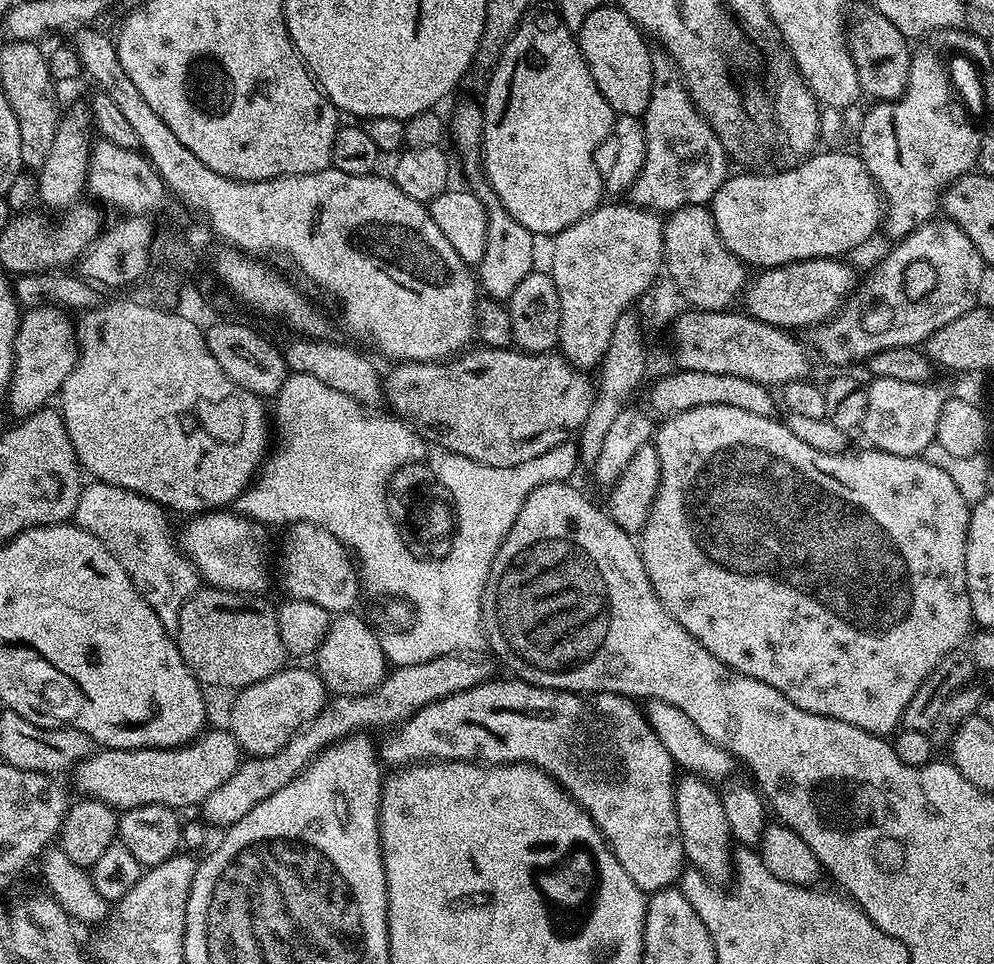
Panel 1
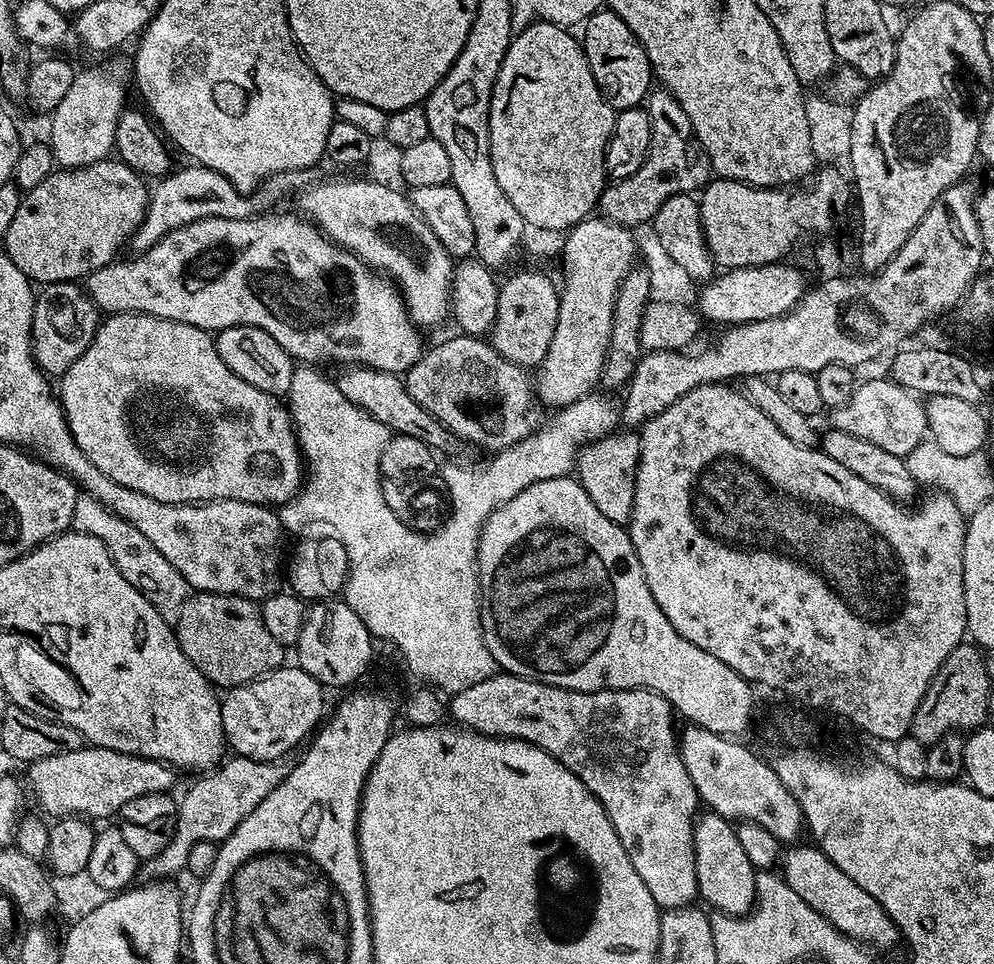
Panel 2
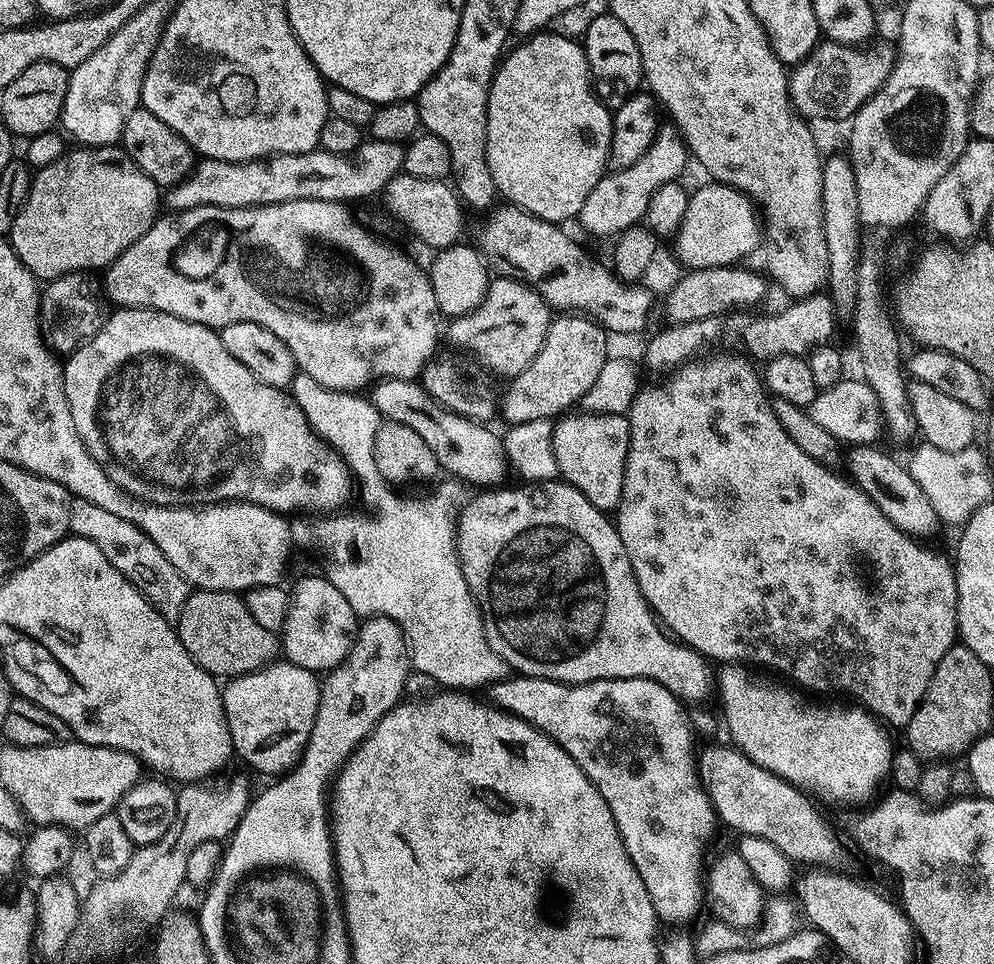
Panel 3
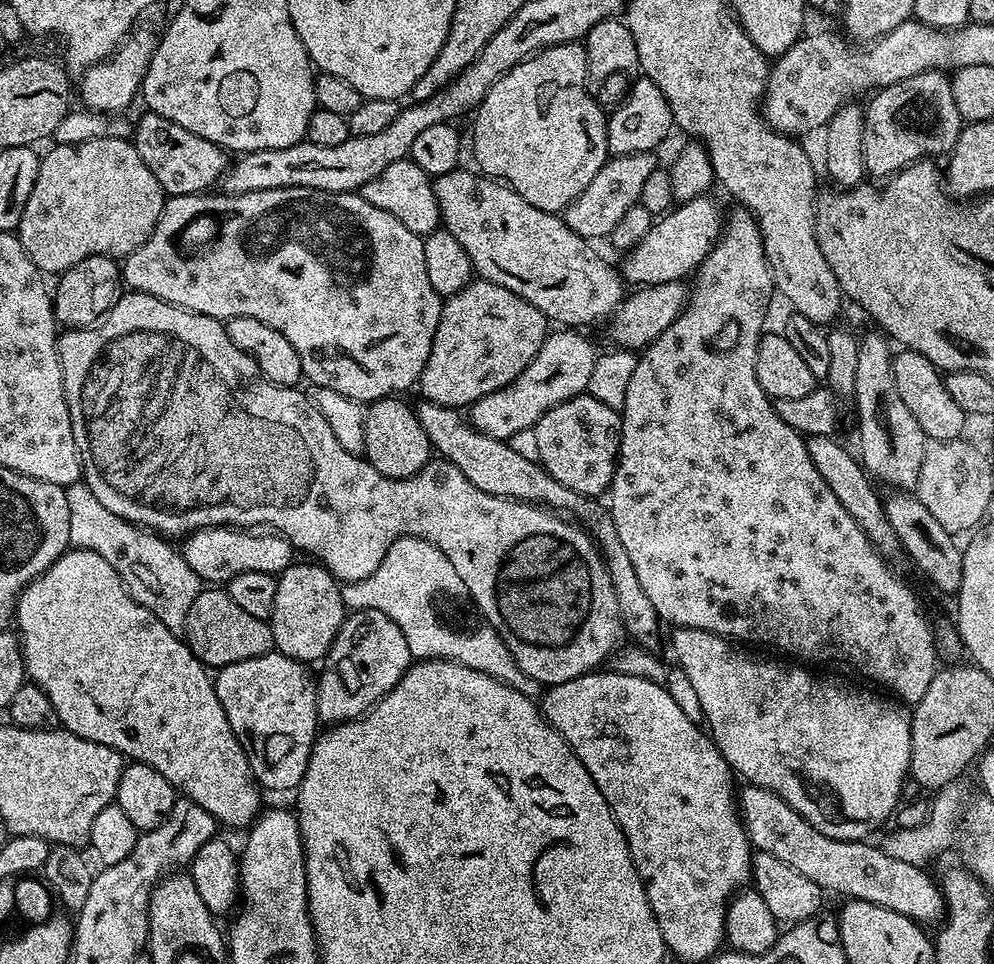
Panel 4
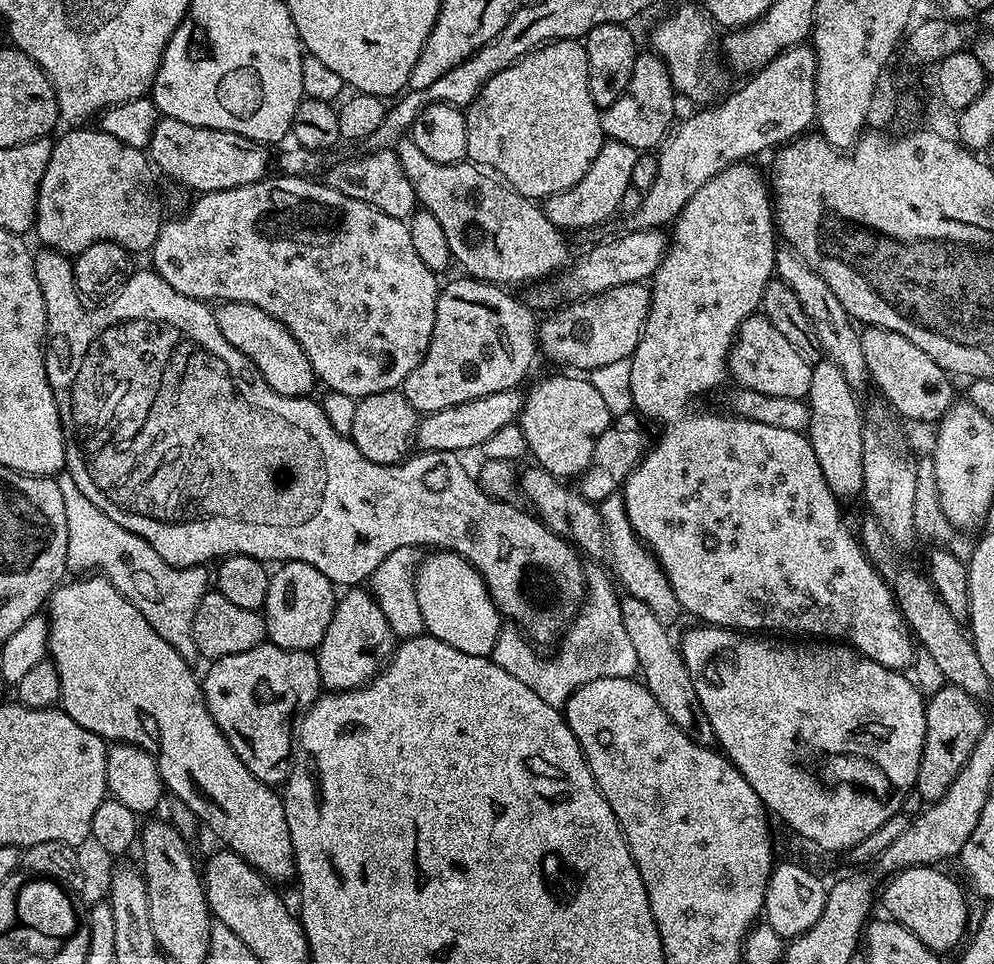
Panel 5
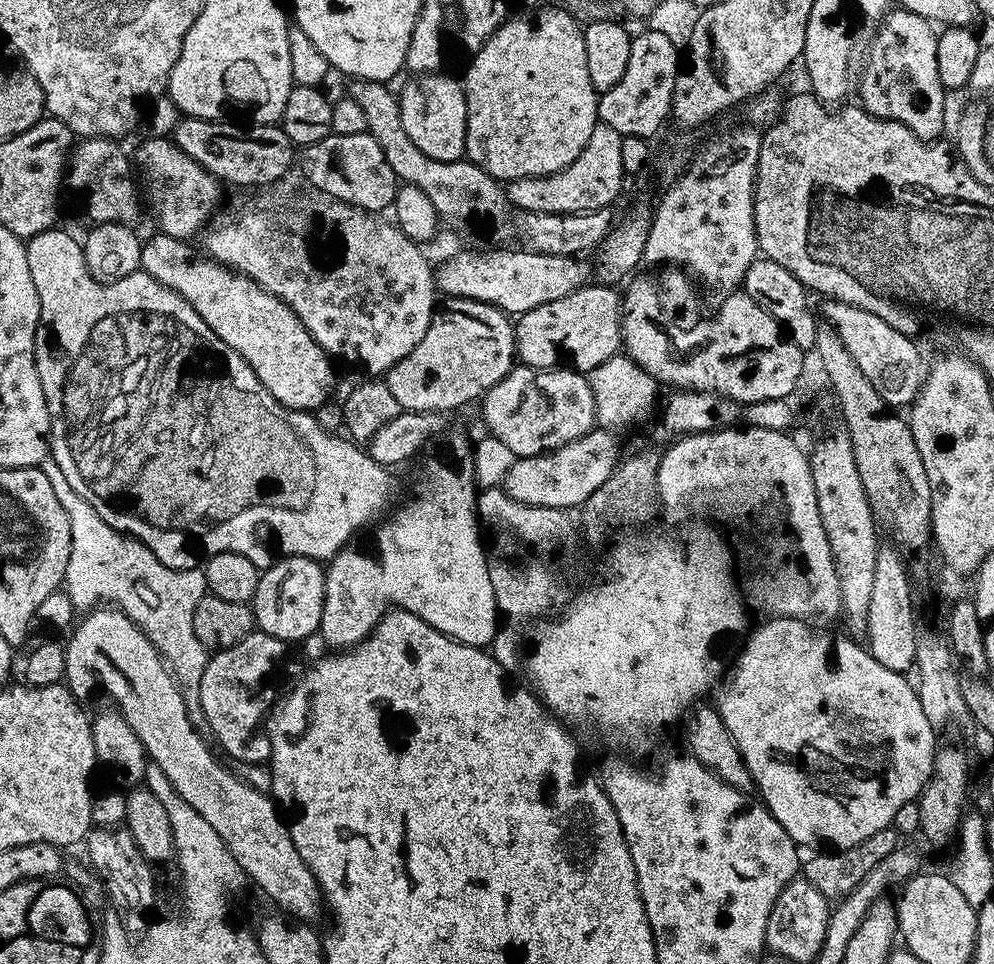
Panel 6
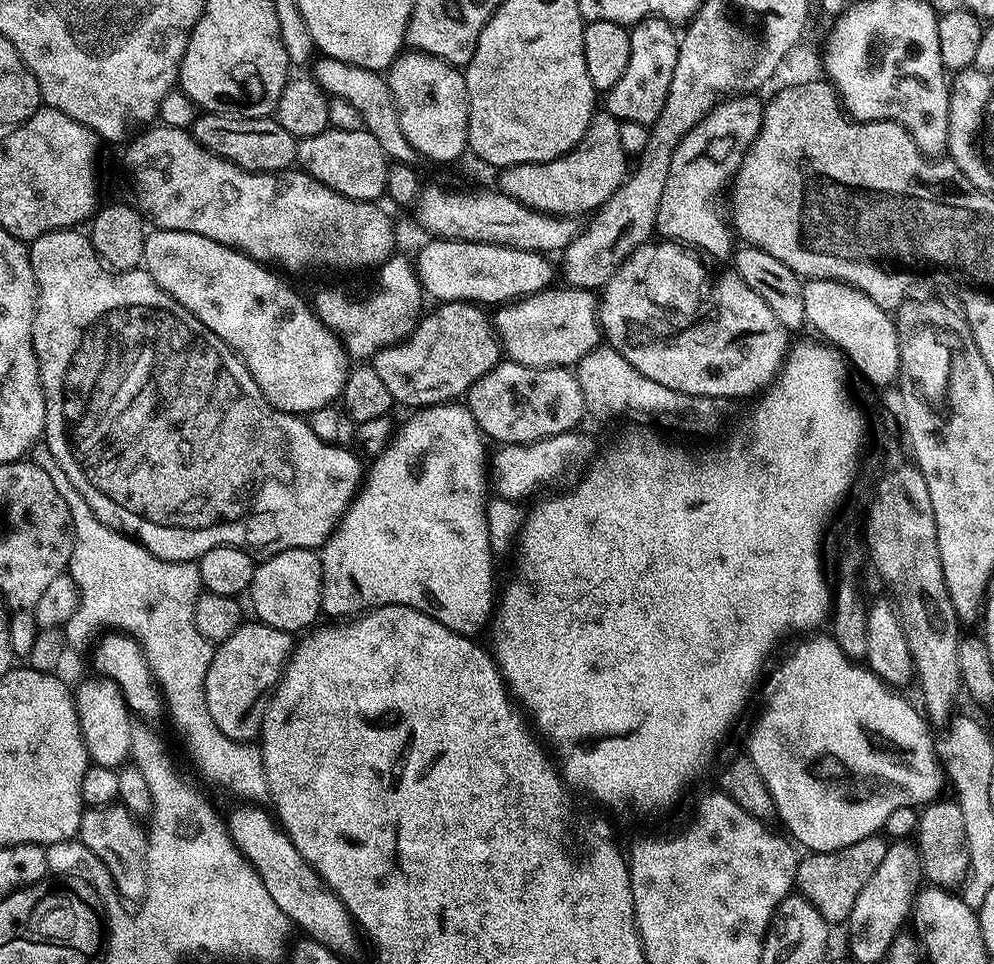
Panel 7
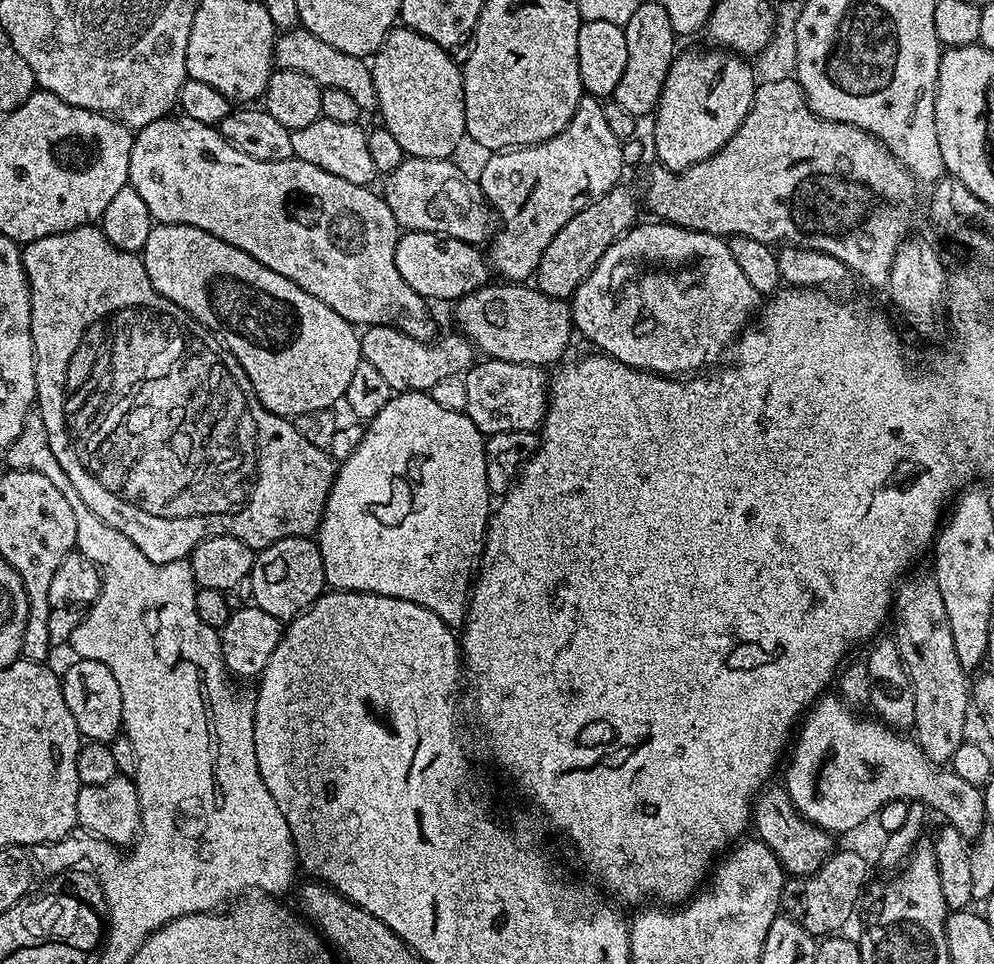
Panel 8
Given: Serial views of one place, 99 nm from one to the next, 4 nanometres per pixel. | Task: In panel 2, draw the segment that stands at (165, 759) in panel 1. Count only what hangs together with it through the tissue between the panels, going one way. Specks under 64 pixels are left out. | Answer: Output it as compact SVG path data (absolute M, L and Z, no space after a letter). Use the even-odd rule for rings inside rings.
M85 746L73 752L54 754L50 758L31 761L27 765L27 787L52 818L79 816L89 821L115 817L134 798L159 792L171 793L177 773L161 760L147 760L118 750Z

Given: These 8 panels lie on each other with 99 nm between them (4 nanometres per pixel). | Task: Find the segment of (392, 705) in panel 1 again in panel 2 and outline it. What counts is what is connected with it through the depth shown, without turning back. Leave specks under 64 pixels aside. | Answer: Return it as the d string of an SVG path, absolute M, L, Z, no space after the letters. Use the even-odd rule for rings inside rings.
M292 754L279 756L276 760L255 760L233 755L231 758L225 759L215 770L201 775L204 777L194 781L185 790L184 797L179 797L174 834L170 838L166 850L162 850L143 865L143 875L146 874L145 877L148 878L176 878L180 871L183 873L187 869L187 856L198 842L223 842L227 836L234 834L234 830L238 830L238 826L248 817L250 810L254 810L254 806L258 806L258 802L262 802L262 798L267 798L274 791L274 786L278 786L288 777L290 770L294 770L296 761L297 757Z

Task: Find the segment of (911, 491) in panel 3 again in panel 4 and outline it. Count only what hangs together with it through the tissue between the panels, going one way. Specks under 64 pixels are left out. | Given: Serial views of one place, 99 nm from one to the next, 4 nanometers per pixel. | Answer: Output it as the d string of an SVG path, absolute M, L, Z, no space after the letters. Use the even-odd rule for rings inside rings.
M896 490L892 497L884 500L886 518L890 518L890 526L894 526L894 534L898 534L900 547L905 557L912 559L912 564L940 592L959 593L962 586L962 562L964 553L957 537L950 535L922 506L920 499L908 490Z

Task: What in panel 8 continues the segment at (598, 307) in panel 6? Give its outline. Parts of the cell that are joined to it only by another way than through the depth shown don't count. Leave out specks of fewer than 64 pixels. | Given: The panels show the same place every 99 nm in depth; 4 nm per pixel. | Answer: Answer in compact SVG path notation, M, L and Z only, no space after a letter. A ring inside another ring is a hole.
M489 282L483 288L466 294L462 301L465 312L460 320L464 323L463 335L472 341L477 349L484 351L489 360L502 362L522 362L523 364L539 364L541 366L555 365L561 359L560 355L568 348L568 343L574 337L572 310L568 300L550 298L542 294L540 289L524 282Z

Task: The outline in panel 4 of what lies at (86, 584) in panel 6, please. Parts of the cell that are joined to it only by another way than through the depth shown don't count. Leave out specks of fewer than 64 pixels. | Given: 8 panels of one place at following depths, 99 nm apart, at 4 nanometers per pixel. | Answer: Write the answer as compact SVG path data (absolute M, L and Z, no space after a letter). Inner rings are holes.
M77 482L66 488L66 502L70 506L70 545L72 548L85 548L110 562L114 570L128 587L128 593L146 610L150 610L159 618L170 631L179 633L186 622L186 614L190 614L190 606L194 606L194 598L202 591L202 581L194 570L185 562L183 555L171 548L169 541L155 531L141 528L139 524L132 524L129 520L118 518L118 514L110 514L98 498L89 490L87 484Z

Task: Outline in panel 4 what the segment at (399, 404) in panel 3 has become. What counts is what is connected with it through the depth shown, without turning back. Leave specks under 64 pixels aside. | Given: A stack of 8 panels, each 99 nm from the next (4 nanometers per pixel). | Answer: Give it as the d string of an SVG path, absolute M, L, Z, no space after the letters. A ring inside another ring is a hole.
M421 399L415 405L416 417L422 422L422 430L426 430L428 440L433 449L443 459L454 462L478 490L486 490L486 494L505 496L508 500L522 500L526 504L539 504L551 508L557 514L567 514L574 518L589 536L596 541L596 547L604 553L604 561L610 570L610 578L614 582L614 594L618 594L618 610L620 620L624 623L624 631L629 641L635 642L645 650L652 650L659 642L662 621L654 610L650 598L646 598L646 590L642 590L642 582L638 582L638 574L634 574L634 566L630 563L630 554L626 554L626 546L618 539L618 530L614 530L612 514L599 499L590 496L580 496L570 486L562 486L551 476L539 462L530 458L522 458L511 443L495 440L482 434L464 420L459 411L447 408L441 404L432 404Z

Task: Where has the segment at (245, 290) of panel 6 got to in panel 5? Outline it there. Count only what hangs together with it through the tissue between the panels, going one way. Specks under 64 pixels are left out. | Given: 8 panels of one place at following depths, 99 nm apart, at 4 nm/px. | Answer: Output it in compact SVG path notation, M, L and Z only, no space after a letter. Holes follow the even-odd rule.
M224 302L215 309L218 330L222 330L222 338L230 342L230 346L237 348L242 355L250 358L254 366L266 378L266 382L278 394L283 396L307 397L312 387L317 387L318 381L314 370L310 366L310 358L298 346L294 334L278 322L266 310L258 310L258 306L239 304L238 302Z

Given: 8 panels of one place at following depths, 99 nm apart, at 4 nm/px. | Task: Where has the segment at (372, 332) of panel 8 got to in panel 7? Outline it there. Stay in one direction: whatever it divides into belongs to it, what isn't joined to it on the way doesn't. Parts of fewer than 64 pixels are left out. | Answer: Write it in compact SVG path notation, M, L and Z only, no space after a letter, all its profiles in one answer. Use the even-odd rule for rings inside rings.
M450 300L436 306L432 313L425 315L407 338L398 344L391 344L371 357L372 369L382 378L386 390L390 390L397 405L409 404L409 409L429 408L431 404L446 404L461 399L493 366L500 363L502 349L496 339L496 330L483 307L467 300Z

